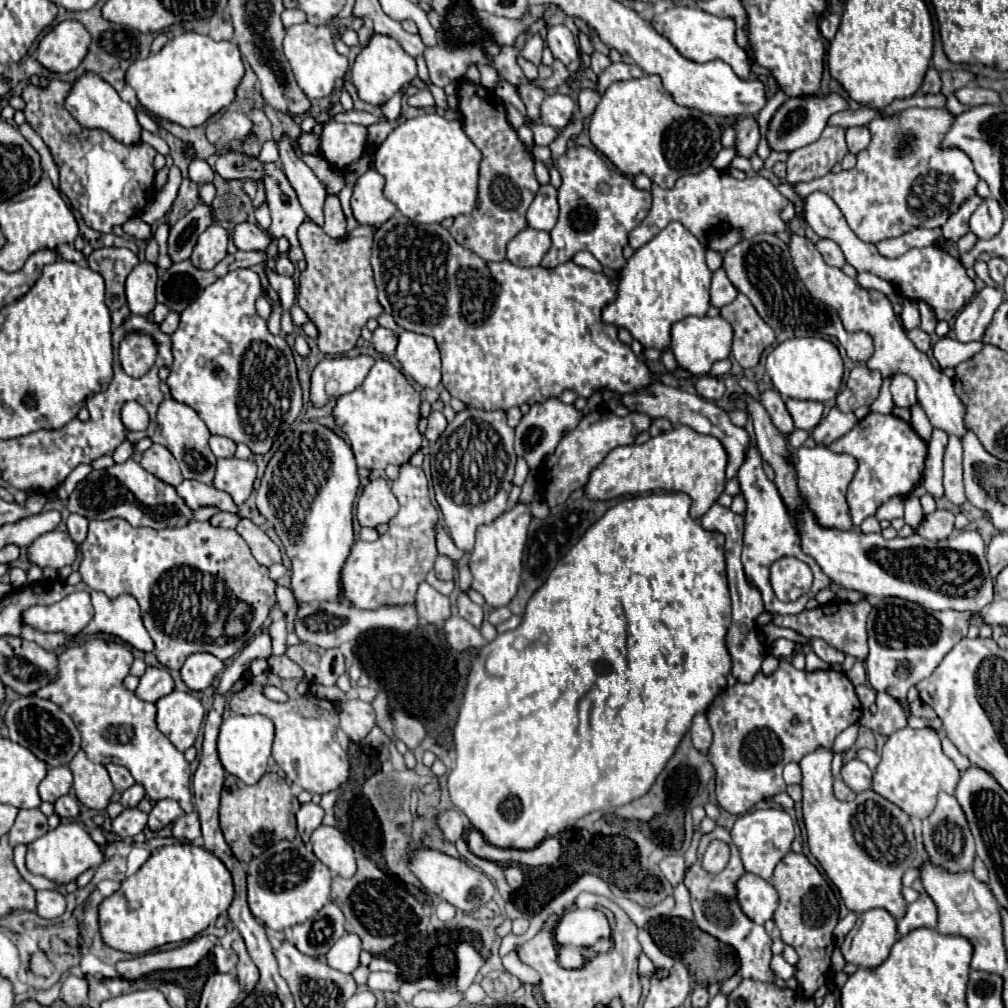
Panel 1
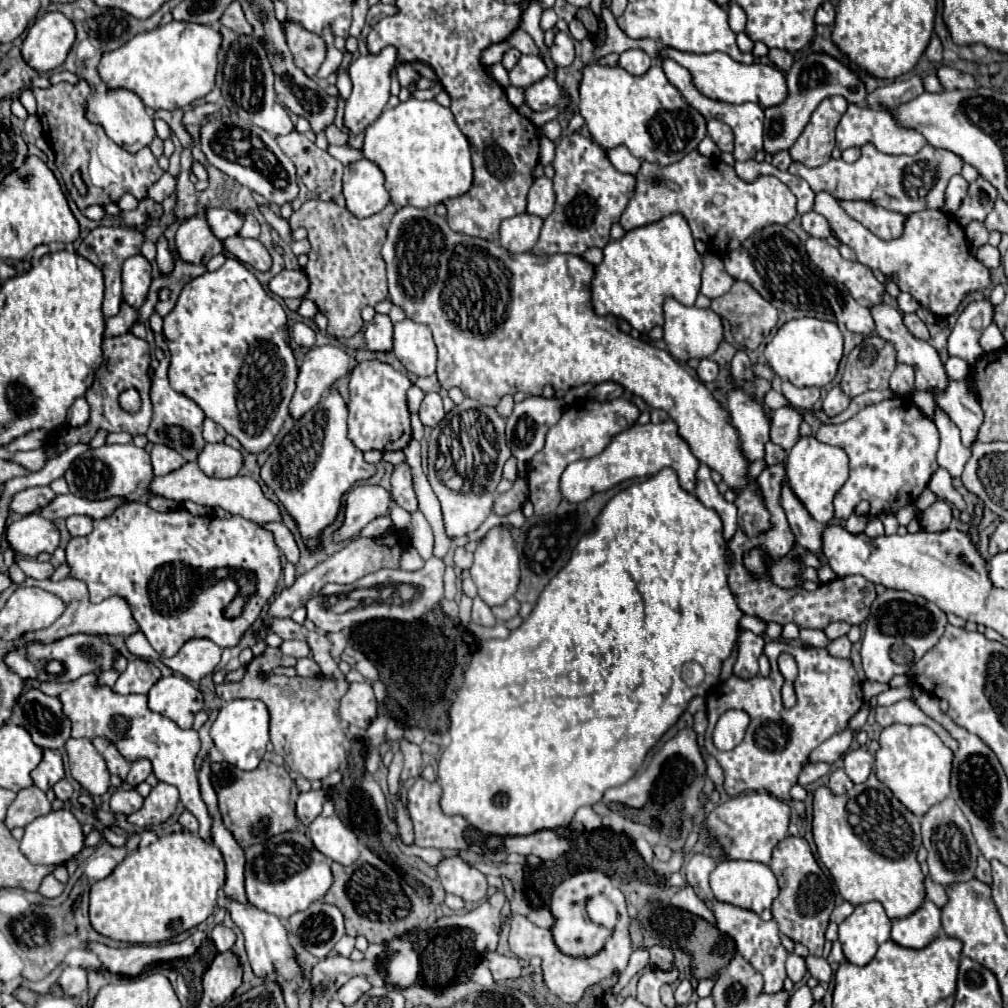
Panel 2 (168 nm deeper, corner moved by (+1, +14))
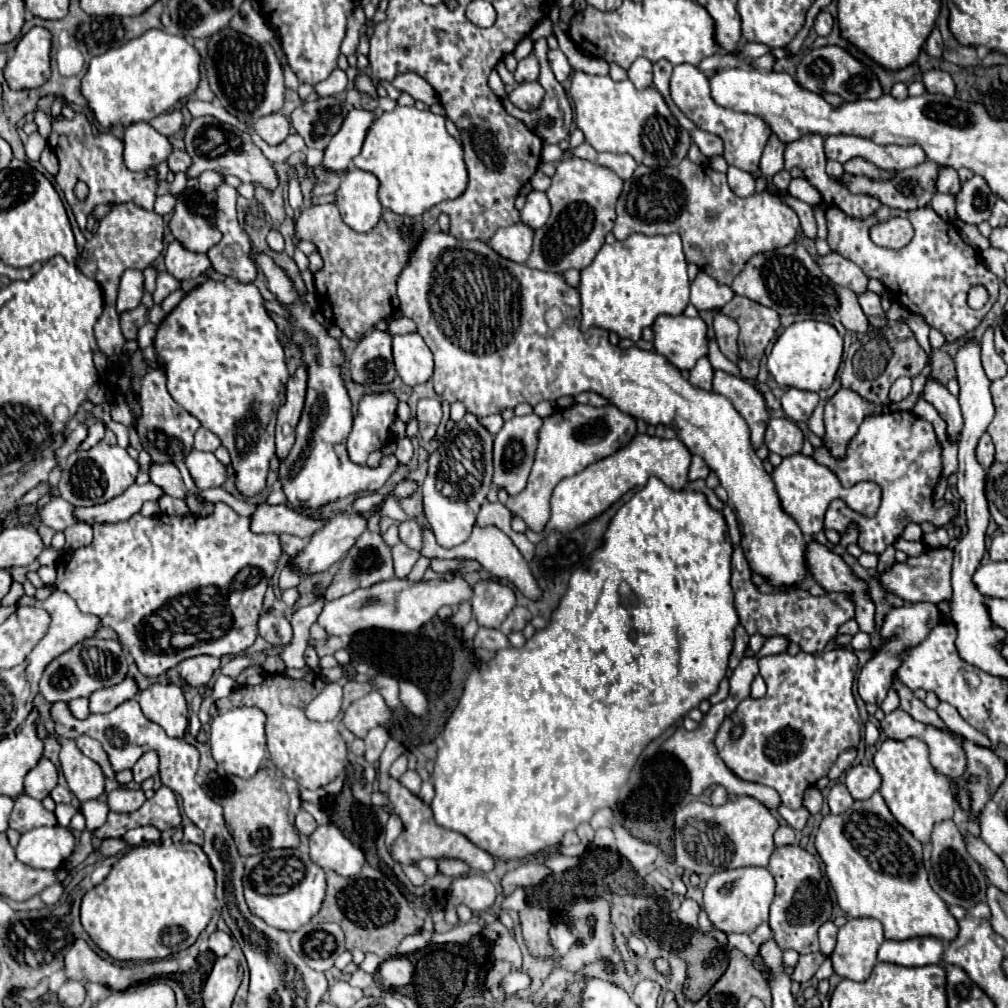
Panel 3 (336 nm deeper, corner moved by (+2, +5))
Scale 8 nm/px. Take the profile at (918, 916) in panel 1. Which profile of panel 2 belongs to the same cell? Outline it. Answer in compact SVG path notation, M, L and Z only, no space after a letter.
M925 901L913 915L905 919L895 919L891 929L891 941L907 949L923 949L939 935L941 913L931 901Z

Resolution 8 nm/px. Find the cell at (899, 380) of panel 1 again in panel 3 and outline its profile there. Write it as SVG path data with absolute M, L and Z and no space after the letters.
M898 378L890 388L890 402L900 402L912 394L912 380L910 378Z

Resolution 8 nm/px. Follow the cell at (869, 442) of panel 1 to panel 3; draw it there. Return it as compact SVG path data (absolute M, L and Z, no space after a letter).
M892 410L868 416L860 424L856 436L850 440L844 458L834 458L824 444L814 450L812 458L818 464L828 466L840 478L842 486L854 486L858 482L874 482L880 486L882 502L874 516L862 516L850 510L842 498L836 498L830 502L824 518L824 528L834 528L840 534L844 534L850 522L856 522L860 528L858 546L864 552L884 552L888 544L896 542L908 522L928 520L934 526L946 526L956 514L954 510L934 510L932 506L932 494L942 470L940 446L936 442L932 424L912 412Z

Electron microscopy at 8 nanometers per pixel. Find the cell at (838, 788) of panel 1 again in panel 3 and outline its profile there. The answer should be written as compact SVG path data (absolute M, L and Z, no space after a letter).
M834 784L828 792L828 806L832 814L842 814L854 804L854 798L848 794L844 784Z

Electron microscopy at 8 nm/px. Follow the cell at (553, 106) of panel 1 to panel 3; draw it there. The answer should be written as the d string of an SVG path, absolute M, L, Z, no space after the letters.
M538 82L518 84L510 94L510 100L520 110L536 110L536 106L540 106L540 98L544 98L544 88Z

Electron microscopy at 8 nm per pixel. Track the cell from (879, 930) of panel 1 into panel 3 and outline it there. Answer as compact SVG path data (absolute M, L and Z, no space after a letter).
M850 918L838 932L836 948L830 956L834 972L840 978L862 982L870 976L884 928L876 918Z

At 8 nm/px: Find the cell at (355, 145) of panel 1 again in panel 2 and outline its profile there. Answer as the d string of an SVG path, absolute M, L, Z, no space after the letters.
M331 125L331 127L325 131L325 137L327 137L327 141L329 141L331 145L347 145L347 135L345 135L341 129L337 129L335 125Z

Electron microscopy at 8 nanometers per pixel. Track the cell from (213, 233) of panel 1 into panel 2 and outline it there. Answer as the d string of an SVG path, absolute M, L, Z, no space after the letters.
M203 215L191 217L175 233L175 251L185 263L205 265L213 255L223 253L221 241L213 237Z

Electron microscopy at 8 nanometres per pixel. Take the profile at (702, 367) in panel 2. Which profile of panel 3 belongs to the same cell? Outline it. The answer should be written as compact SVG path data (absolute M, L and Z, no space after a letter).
M700 358L696 366L690 370L690 384L702 390L712 390L712 378L714 378L714 370L708 358Z

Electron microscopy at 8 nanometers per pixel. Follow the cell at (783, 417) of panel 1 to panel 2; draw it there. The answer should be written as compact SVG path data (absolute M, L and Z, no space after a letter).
M781 407L771 417L771 441L789 451L799 441L799 425L803 417L793 407Z

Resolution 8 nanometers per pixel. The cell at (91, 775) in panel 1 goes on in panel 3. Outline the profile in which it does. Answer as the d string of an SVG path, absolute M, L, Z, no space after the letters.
M74 740L62 744L60 750L60 768L66 776L66 782L74 796L84 804L86 800L100 798L104 794L104 772L96 762L80 752Z

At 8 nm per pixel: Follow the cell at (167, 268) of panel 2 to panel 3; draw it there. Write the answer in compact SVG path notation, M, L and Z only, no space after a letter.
M166 270L158 274L158 280L156 280L156 290L154 290L154 302L160 304L170 292L178 290L180 288L180 282L176 278L172 278L172 274L168 274Z

